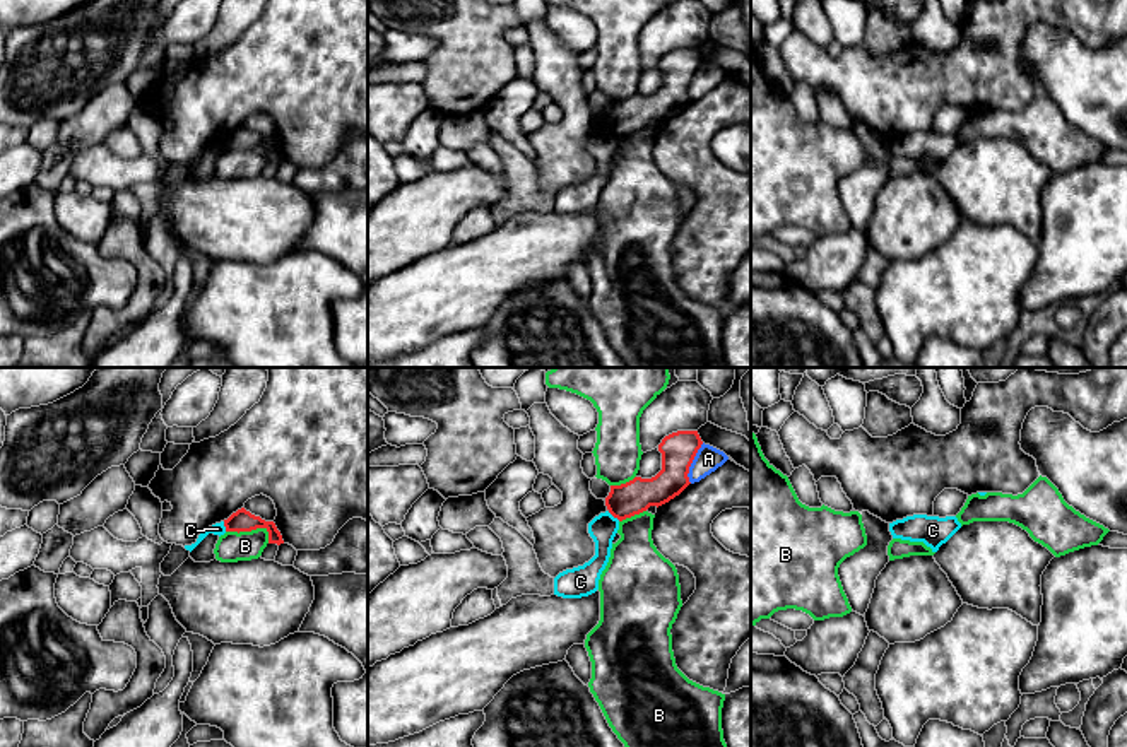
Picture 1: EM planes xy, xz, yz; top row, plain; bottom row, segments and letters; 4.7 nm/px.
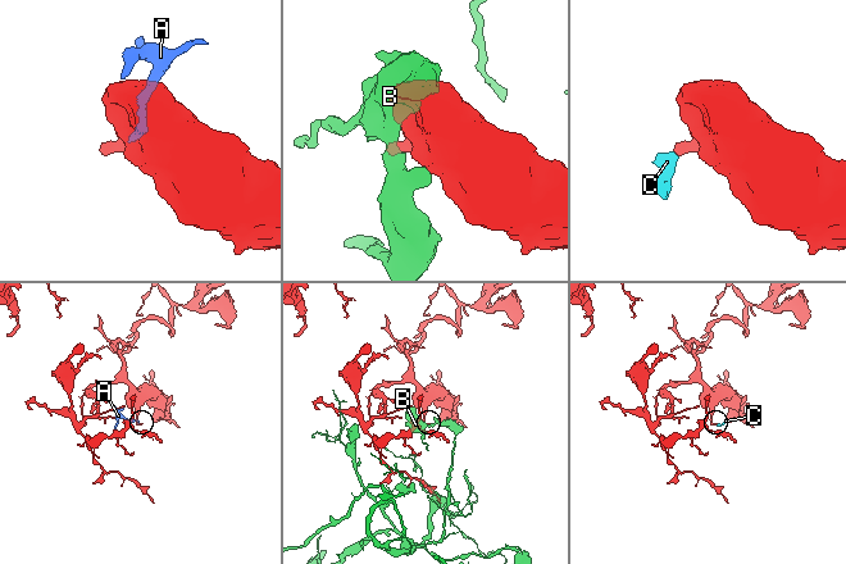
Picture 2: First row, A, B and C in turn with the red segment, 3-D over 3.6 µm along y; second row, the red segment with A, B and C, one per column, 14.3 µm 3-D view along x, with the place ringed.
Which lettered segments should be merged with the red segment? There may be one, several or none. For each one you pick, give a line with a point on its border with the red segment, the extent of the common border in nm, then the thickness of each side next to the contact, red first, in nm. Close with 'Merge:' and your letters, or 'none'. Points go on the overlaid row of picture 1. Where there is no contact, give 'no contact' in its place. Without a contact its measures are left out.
Merge: none

